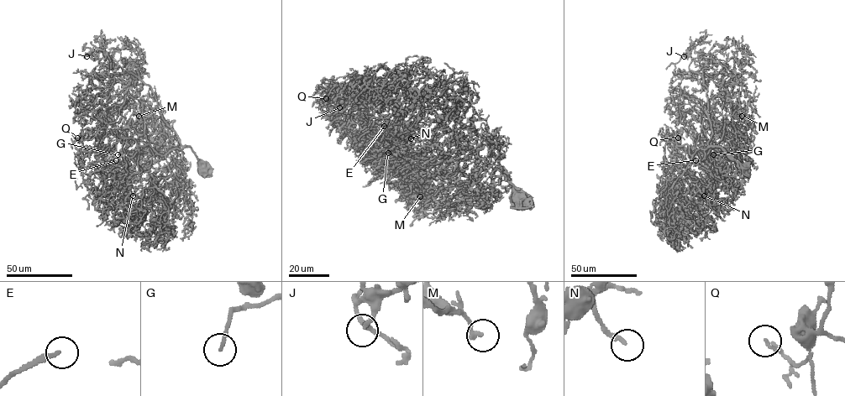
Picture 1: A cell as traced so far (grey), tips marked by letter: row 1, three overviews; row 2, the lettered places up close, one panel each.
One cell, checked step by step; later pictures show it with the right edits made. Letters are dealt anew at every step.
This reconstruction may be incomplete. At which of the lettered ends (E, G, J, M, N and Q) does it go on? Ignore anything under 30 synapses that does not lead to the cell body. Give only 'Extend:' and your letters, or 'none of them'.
Extend: E, G, M

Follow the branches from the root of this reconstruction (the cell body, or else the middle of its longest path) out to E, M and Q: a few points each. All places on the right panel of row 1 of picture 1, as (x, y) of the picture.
E: (743, 167), (719, 147), (691, 155), (687, 144), (676, 146), (680, 153), (690, 150), (695, 160)
M: (743, 167), (719, 147), (709, 147), (704, 153), (705, 158), (721, 139), (727, 115), (742, 116)
Q: (743, 167), (708, 146), (711, 122), (698, 100), (683, 96), (677, 106), (689, 128), (678, 138)

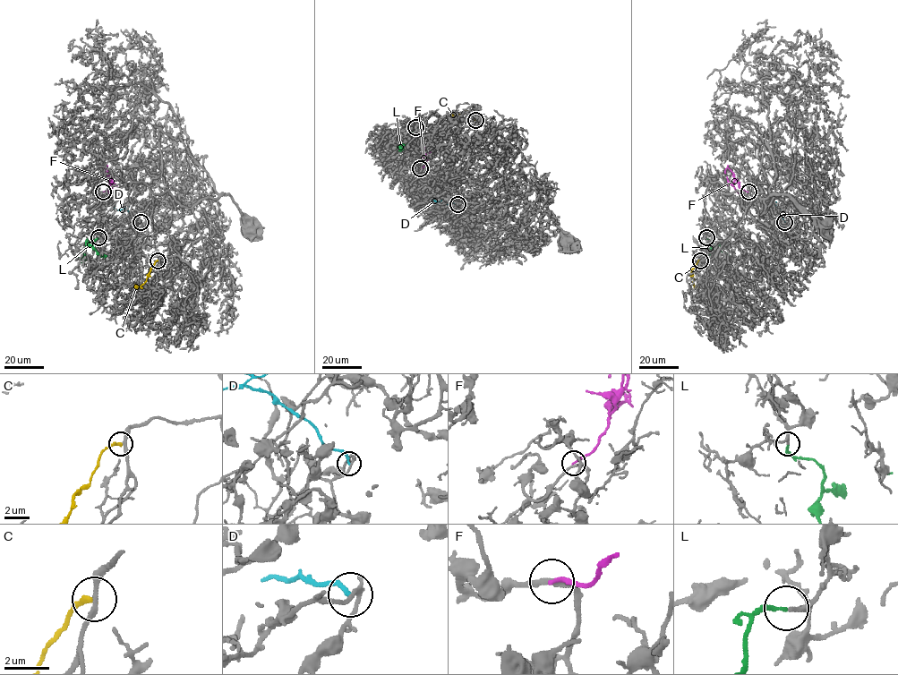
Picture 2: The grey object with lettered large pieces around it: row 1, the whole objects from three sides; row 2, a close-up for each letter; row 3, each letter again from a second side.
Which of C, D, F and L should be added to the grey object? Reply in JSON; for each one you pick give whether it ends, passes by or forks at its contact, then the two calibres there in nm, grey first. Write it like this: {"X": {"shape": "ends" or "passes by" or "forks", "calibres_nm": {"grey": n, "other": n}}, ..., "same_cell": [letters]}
{"F": {"shape": "ends", "calibres_nm": {"grey": 200, "other": 200}}, "L": {"shape": "ends", "calibres_nm": {"grey": 150, "other": 170}}, "same_cell": ["F", "L"]}

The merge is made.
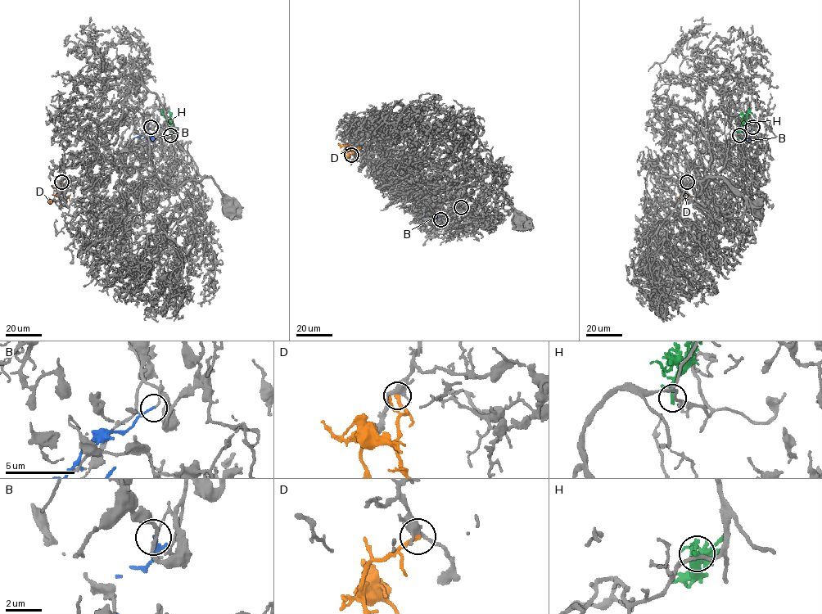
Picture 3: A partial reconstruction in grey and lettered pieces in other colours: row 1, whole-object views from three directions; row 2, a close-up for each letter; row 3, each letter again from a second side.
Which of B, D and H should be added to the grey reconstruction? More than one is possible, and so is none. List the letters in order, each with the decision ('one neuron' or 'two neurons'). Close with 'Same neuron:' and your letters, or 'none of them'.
B: two neurons
D: two neurons
H: two neurons
Same neuron: none of them

